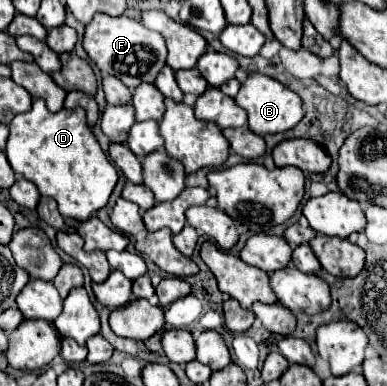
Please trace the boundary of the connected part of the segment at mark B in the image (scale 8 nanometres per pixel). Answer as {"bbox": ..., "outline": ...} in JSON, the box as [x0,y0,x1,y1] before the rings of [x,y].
{"bbox":[235,73,305,135],"outline":[[[253,73],[253,75],[247,77],[247,81],[241,85],[235,101],[237,101],[239,107],[243,107],[247,111],[247,115],[249,115],[249,129],[253,133],[257,133],[257,135],[289,131],[305,115],[303,107],[301,107],[301,97],[297,93],[293,93],[291,89],[287,89],[279,81],[275,81],[275,79],[267,77],[267,75],[261,75],[261,73]]]}

